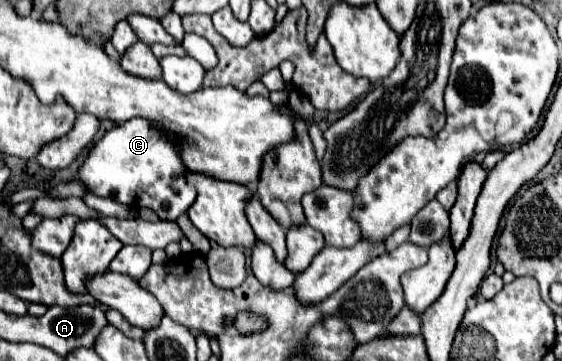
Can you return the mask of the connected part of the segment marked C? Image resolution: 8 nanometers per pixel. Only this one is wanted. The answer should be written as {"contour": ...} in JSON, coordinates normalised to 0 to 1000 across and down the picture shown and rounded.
{"contour":[[[233,327],[208,355],[194,360],[158,421],[151,454],[141,471],[141,499],[158,515],[158,532],[180,543],[180,548],[198,548],[205,560],[226,565],[226,571],[258,571],[269,576],[286,609],[315,609],[322,593],[336,582],[343,565],[351,532],[333,510],[333,465],[322,443],[322,410],[319,393],[294,366],[283,343],[265,338],[258,327]]]}

